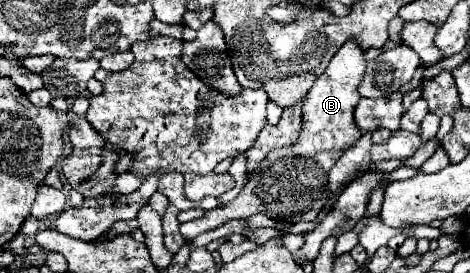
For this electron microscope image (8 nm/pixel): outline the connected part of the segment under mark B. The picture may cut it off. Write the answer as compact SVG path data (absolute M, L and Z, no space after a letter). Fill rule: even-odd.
M349 40L331 58L327 70L317 78L313 88L303 100L303 128L299 140L289 148L273 150L261 160L259 168L251 174L249 184L239 196L223 208L207 210L201 218L179 226L183 238L195 238L201 232L215 230L233 218L249 218L253 214L265 214L277 222L313 222L323 212L329 200L329 170L341 158L341 154L361 138L361 132L353 120L355 104L359 102L359 82L363 80L365 60L359 46Z

